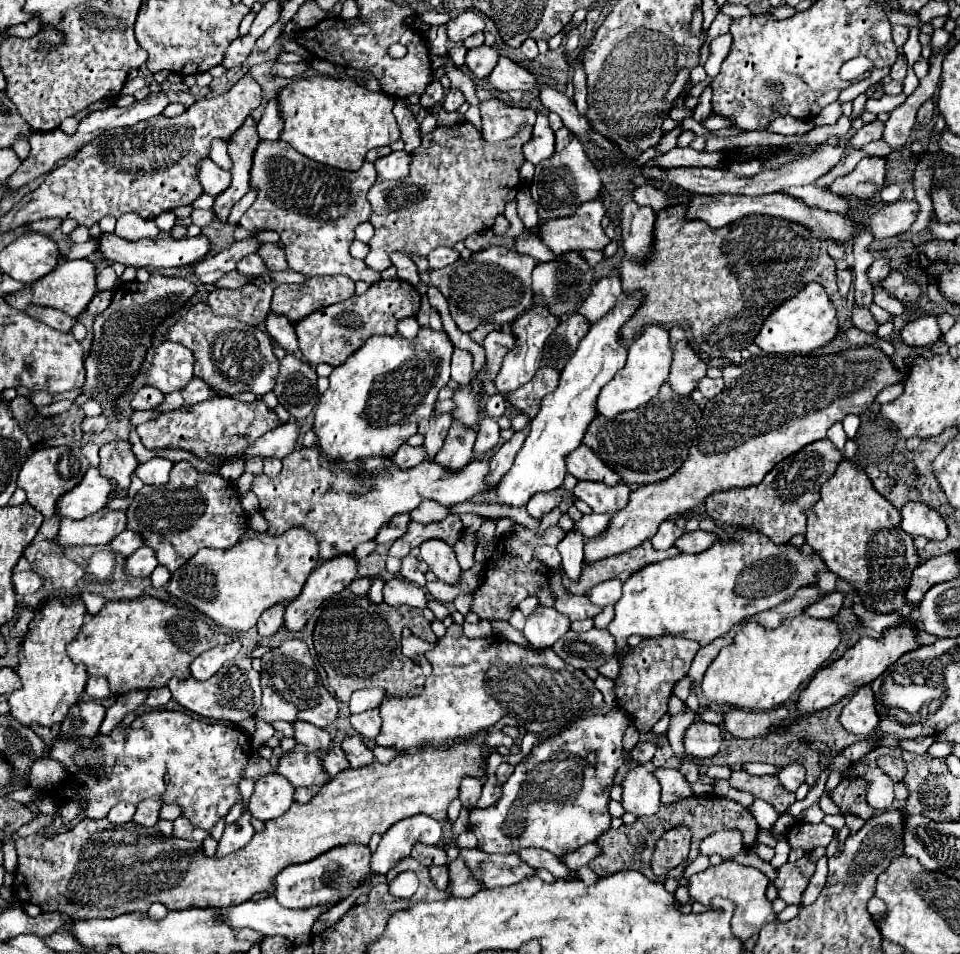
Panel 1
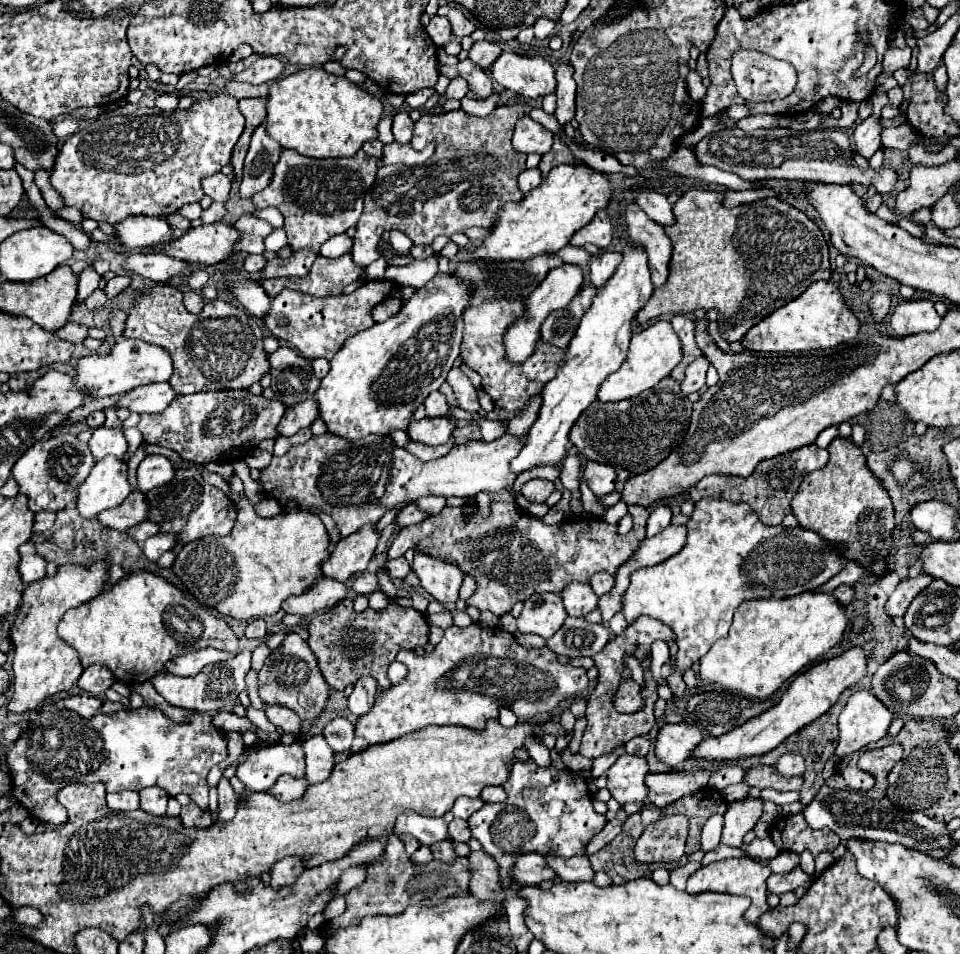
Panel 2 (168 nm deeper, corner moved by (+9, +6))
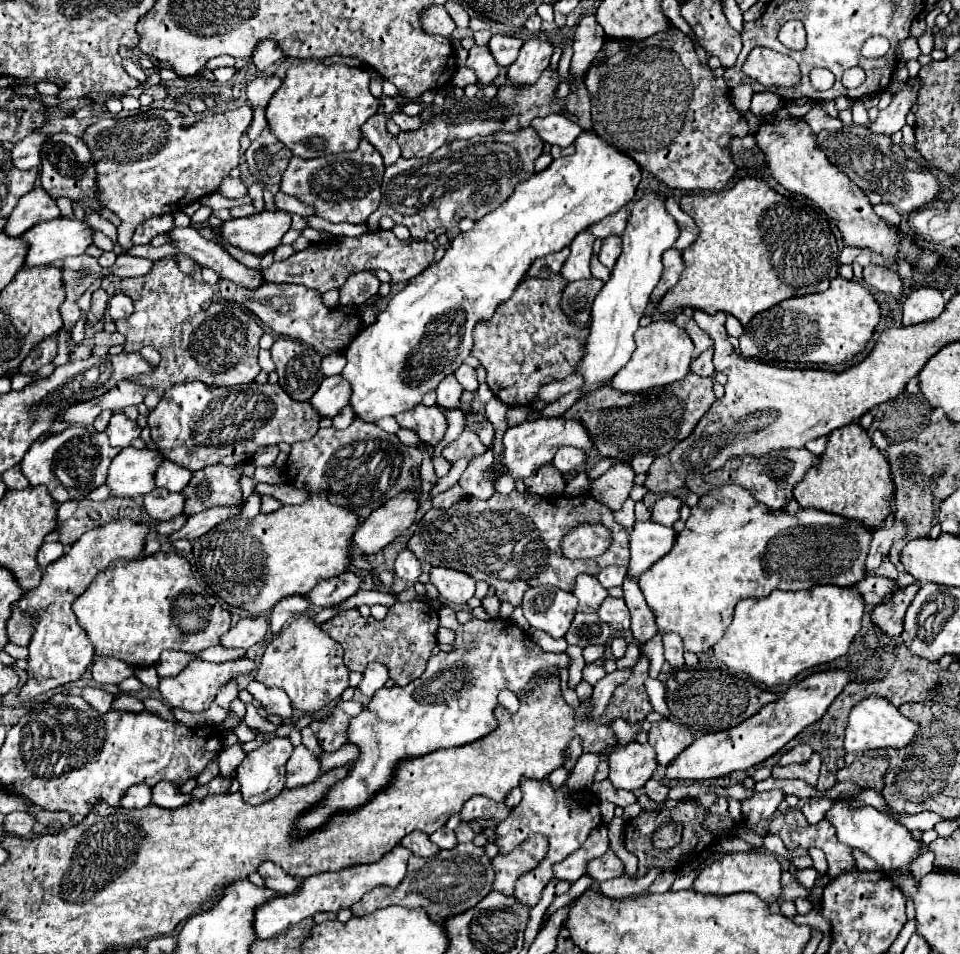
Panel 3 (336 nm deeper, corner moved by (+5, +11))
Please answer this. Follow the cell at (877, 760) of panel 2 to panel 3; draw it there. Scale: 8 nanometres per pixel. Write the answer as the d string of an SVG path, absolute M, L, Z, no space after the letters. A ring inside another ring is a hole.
M860 757L852 765L840 769L838 779L840 781L850 779L864 789L874 789L874 791L880 793L882 787L884 787L886 769L888 769L886 757Z

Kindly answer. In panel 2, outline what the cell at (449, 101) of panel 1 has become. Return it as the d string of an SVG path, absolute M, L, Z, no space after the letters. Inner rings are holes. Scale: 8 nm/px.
M452 78L446 90L446 98L450 100L462 100L468 94L468 84L462 78Z

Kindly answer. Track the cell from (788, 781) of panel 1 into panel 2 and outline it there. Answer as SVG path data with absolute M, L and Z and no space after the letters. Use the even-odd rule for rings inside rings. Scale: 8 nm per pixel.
M784 754L778 764L776 764L778 772L784 776L784 778L794 778L794 776L802 776L804 774L804 758L800 754Z

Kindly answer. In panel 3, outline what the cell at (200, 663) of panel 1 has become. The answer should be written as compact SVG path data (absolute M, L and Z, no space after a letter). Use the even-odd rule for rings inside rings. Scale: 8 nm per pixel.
M166 651L162 653L158 665L156 665L156 671L158 671L158 677L174 677L178 675L192 659L196 659L194 655L190 653L182 653L182 651Z

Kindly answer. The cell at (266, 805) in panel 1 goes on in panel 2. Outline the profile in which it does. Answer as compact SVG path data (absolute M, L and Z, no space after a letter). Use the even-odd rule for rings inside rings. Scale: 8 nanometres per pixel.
M284 774L282 778L278 778L278 782L274 782L268 794L272 794L280 802L292 802L292 800L298 800L306 788L308 788L308 782L304 778L298 780L298 778L290 778L288 774Z

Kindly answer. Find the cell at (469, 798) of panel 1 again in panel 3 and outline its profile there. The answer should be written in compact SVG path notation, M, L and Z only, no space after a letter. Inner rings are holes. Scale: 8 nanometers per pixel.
M472 797L464 809L460 811L460 821L470 823L470 821L478 821L478 819L492 819L496 823L504 821L508 817L510 809L502 803L490 801L488 797Z

